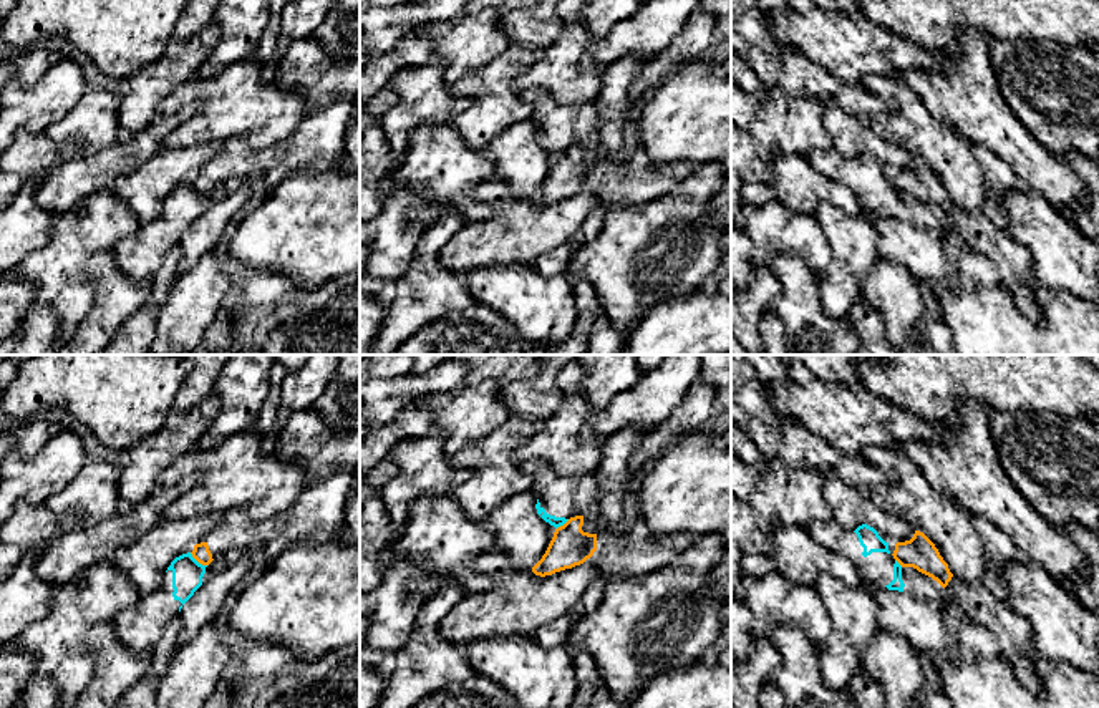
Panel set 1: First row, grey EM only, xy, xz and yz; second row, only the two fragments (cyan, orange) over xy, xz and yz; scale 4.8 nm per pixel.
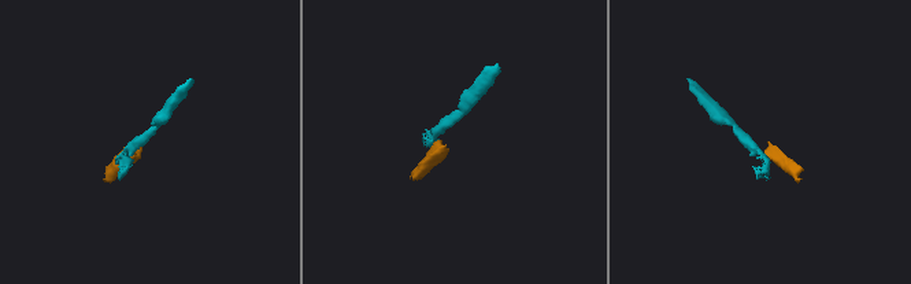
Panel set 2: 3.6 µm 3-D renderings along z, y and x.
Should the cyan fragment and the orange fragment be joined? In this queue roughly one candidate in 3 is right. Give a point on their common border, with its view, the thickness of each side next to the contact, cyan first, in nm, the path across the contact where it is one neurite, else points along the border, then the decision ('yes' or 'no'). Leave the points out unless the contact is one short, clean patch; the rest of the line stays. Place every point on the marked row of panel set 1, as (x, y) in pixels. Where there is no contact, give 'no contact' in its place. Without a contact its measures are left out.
xy (196, 561) | 150/90 nm | along xy (189, 552), (206, 566) | no

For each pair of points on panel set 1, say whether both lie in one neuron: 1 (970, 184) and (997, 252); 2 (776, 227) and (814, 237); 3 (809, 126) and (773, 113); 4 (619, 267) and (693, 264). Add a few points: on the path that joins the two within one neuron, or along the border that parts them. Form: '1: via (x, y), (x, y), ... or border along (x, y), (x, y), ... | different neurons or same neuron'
1: border along (953, 204), (963, 209), (982, 211) | different neurons
2: via (786, 229), (798, 229), (804, 234) | same neuron
3: via (801, 126), (781, 121) | same neuron
4: via (637, 264), (675, 264) | same neuron

